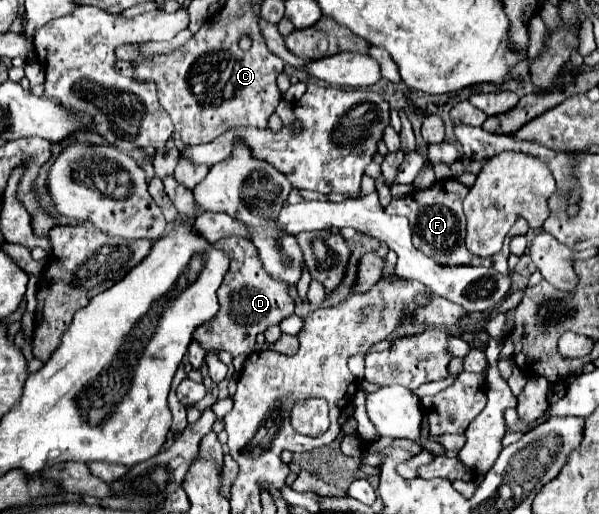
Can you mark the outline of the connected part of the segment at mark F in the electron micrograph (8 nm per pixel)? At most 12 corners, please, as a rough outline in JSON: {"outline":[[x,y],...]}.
{"outline":[[455,178],[393,200],[413,244],[439,264],[493,266],[509,274],[509,240],[527,234],[517,218],[495,258],[469,258],[463,198]]}

